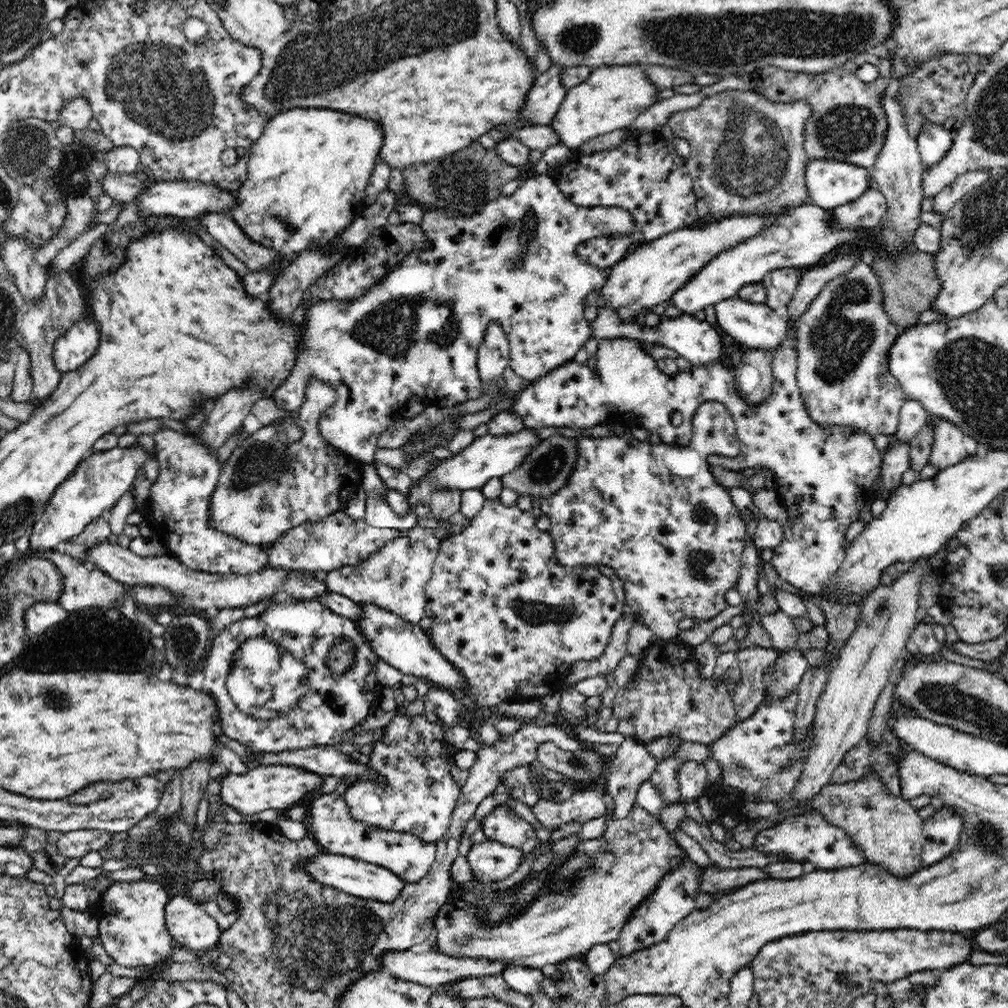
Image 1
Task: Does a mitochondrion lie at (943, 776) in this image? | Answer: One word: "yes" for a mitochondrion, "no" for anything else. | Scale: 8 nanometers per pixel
no

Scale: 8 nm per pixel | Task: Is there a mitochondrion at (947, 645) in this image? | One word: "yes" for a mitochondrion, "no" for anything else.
no

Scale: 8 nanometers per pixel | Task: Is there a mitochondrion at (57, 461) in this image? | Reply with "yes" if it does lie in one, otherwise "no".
no

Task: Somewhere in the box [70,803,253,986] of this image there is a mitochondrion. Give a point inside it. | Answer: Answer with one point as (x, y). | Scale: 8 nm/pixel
(161, 841)

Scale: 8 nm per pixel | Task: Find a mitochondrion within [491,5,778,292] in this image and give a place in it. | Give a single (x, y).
(574, 38)

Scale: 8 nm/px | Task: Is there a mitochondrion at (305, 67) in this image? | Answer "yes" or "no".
yes

